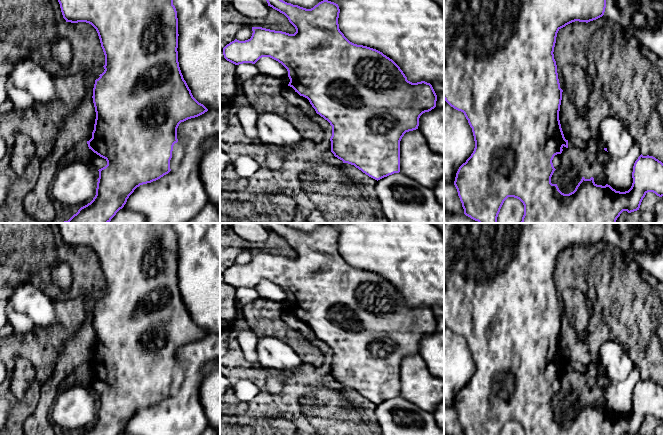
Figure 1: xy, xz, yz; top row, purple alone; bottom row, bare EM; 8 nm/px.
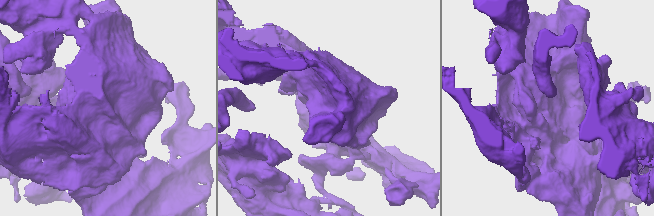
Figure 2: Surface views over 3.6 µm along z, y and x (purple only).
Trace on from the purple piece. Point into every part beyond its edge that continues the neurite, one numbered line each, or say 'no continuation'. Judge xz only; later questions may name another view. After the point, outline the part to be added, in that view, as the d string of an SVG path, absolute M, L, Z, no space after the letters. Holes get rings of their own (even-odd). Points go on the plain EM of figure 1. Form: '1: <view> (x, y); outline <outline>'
no continuation

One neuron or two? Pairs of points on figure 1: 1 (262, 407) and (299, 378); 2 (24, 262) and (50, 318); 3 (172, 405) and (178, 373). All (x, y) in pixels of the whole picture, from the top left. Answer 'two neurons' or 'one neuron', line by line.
1: one neuron
2: two neurons
3: two neurons

